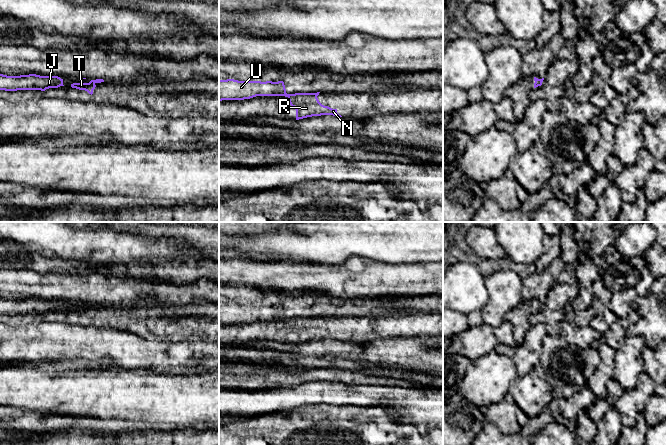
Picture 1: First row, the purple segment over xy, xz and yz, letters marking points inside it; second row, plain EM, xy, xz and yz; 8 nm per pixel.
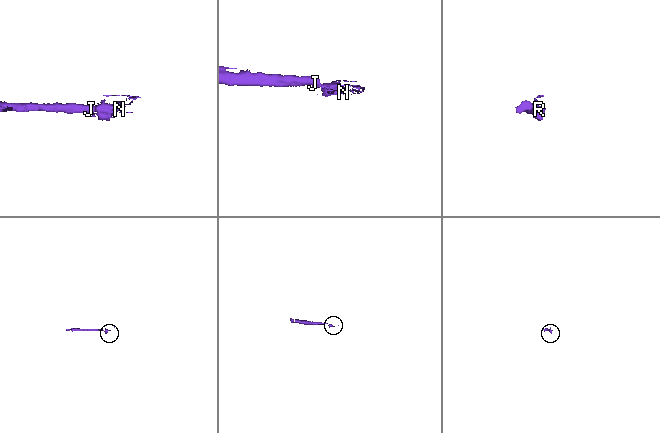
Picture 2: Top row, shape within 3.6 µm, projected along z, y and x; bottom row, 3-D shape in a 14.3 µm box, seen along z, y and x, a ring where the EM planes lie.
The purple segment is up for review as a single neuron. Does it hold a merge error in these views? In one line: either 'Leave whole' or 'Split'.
Split

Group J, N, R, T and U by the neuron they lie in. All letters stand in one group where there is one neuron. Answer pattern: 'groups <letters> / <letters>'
groups J U / N R T

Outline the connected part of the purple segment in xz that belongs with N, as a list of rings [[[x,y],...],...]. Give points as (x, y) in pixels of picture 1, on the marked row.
[[[295,93],[295,94],[285,94],[284,96],[288,98],[289,103],[296,110],[296,120],[321,115],[333,115],[340,116],[337,113],[337,109],[332,109],[328,106],[322,105],[317,96],[317,93]]]

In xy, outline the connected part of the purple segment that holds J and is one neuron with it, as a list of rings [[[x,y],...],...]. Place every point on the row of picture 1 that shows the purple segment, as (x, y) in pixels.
[[[0,74],[0,90],[41,90],[58,88],[62,86],[62,80],[58,76],[40,76],[36,74],[7,76]]]

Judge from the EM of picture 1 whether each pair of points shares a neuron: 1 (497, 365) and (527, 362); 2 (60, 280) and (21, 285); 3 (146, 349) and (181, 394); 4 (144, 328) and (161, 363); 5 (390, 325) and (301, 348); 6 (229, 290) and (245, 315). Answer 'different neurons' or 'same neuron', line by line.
1: different neurons
2: same neuron
3: different neurons
4: different neurons
5: different neurons
6: same neuron

